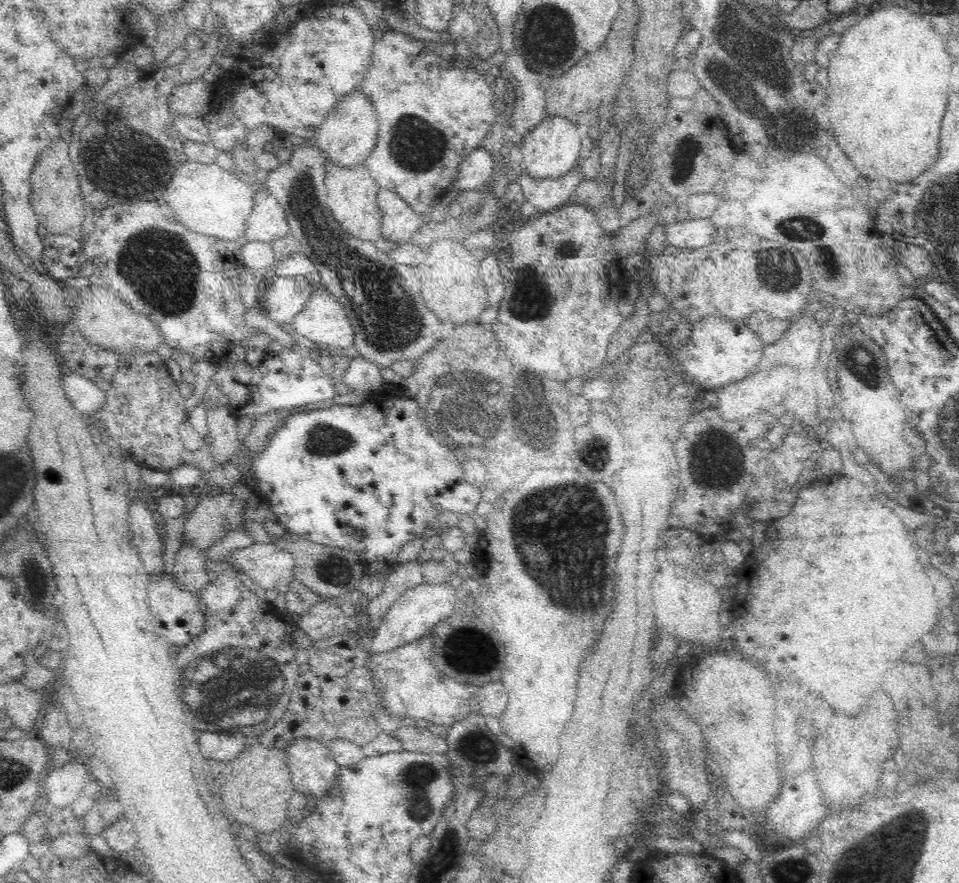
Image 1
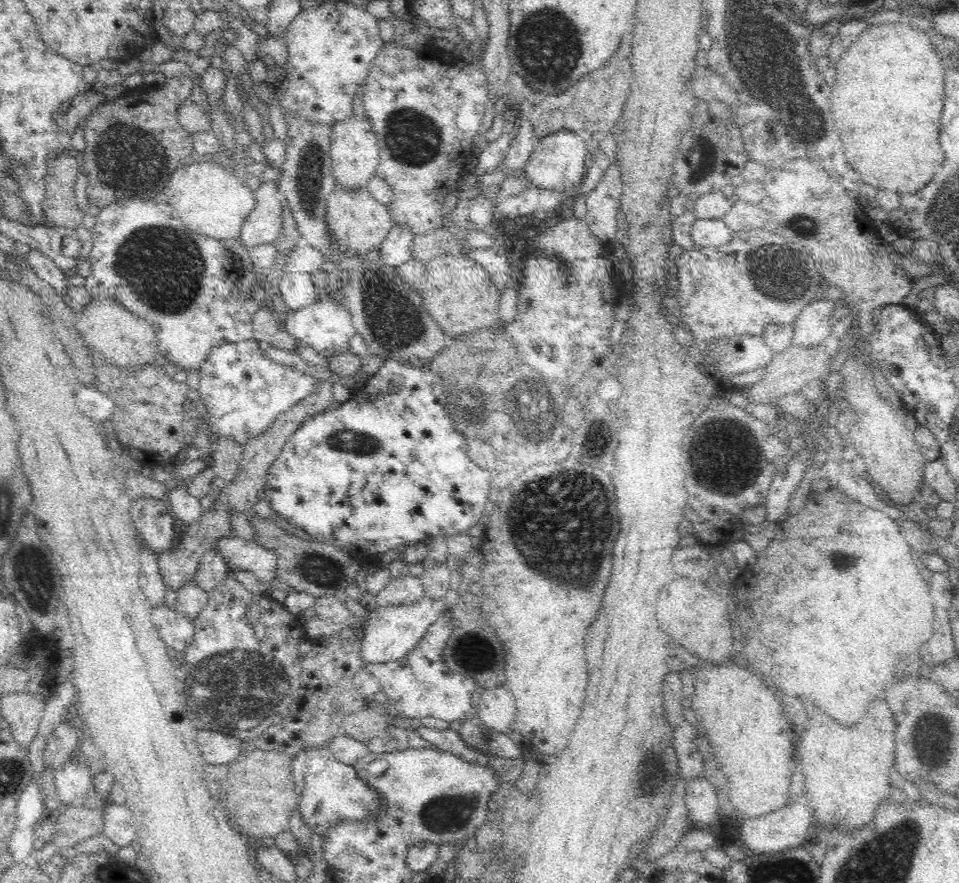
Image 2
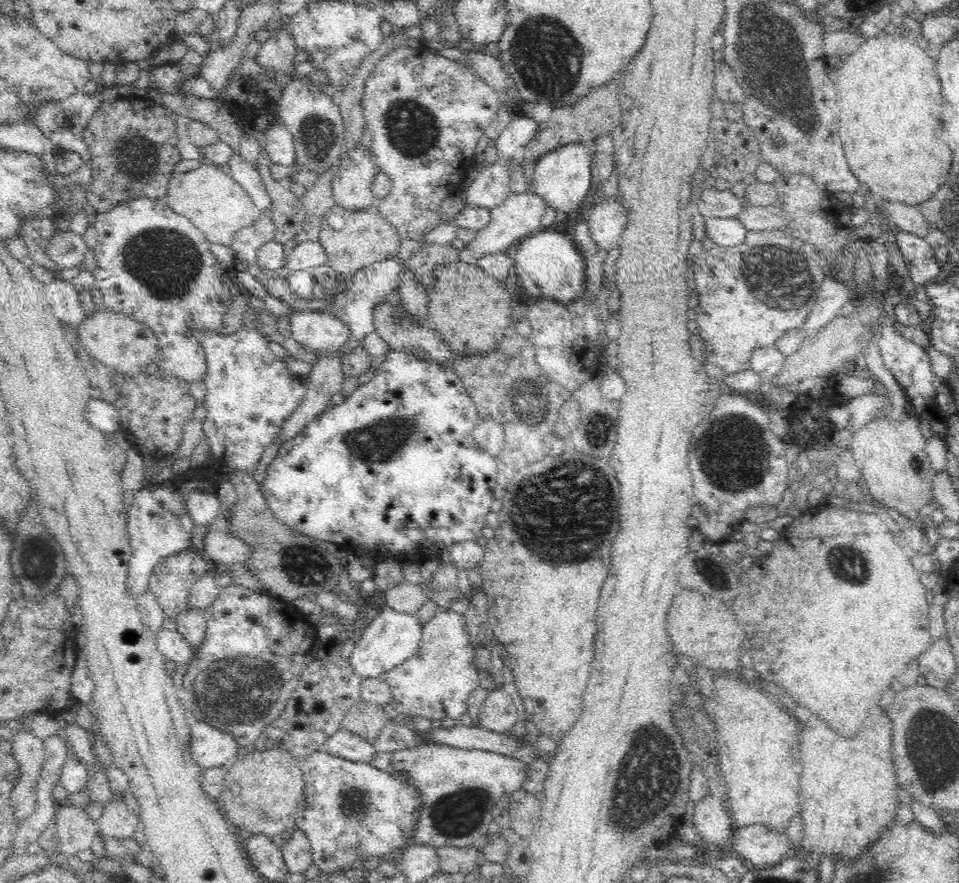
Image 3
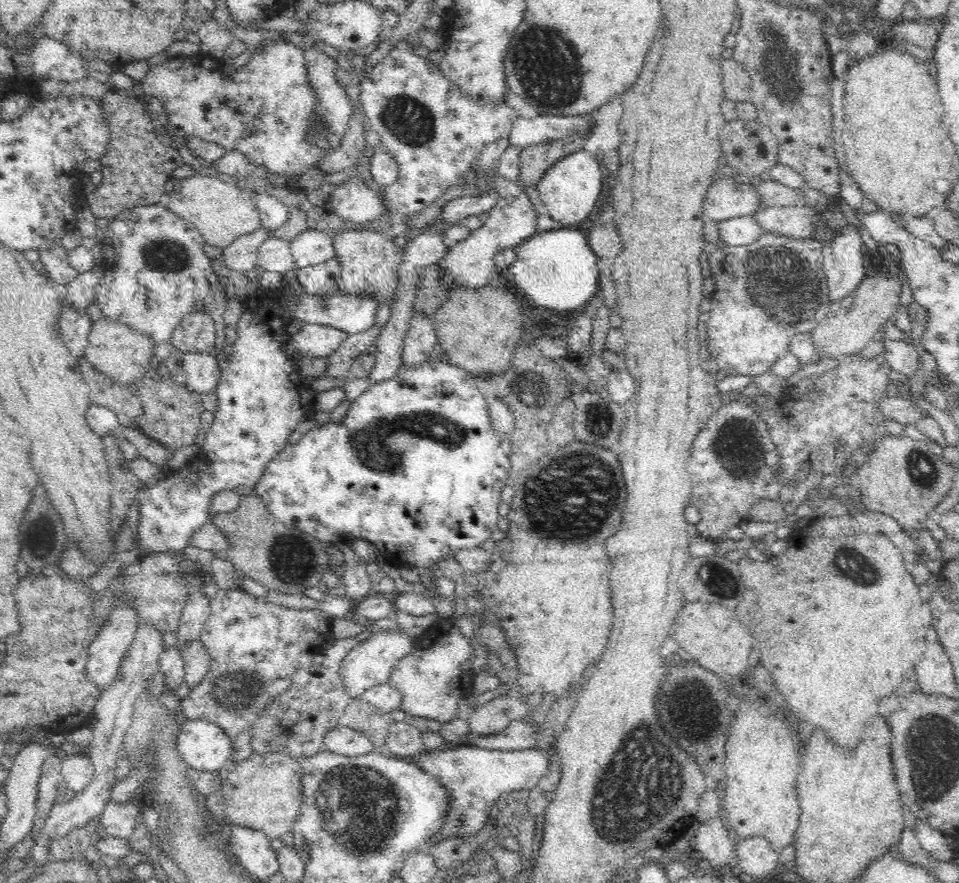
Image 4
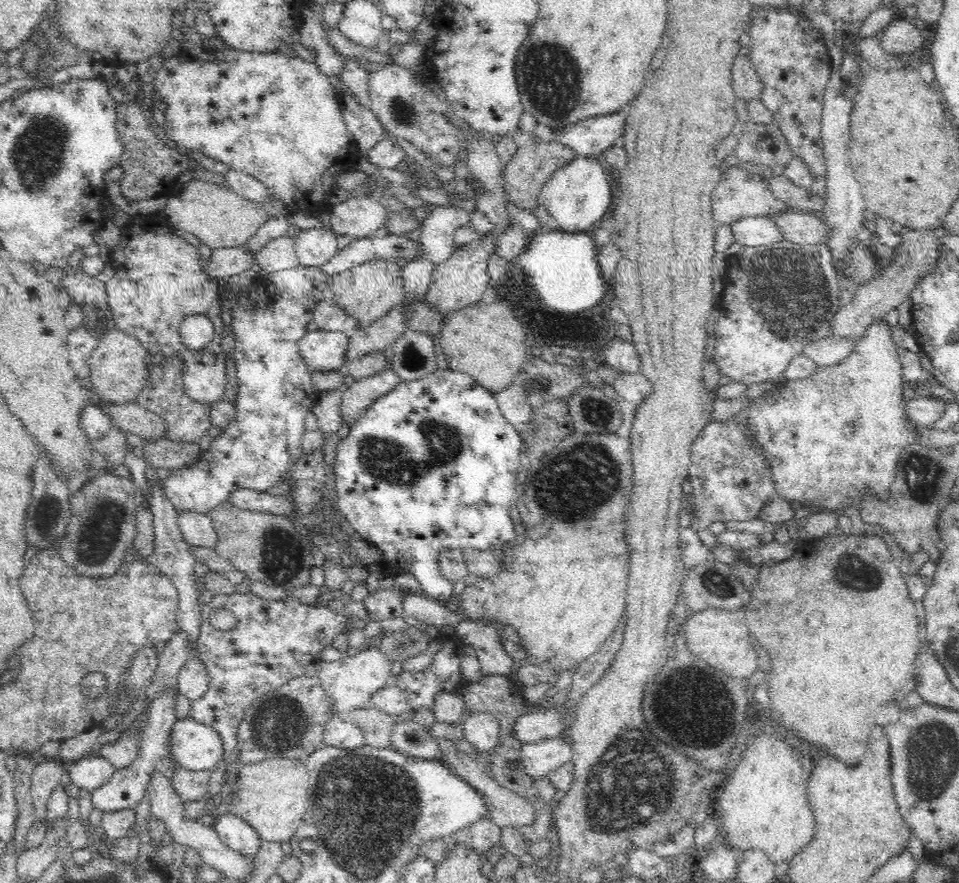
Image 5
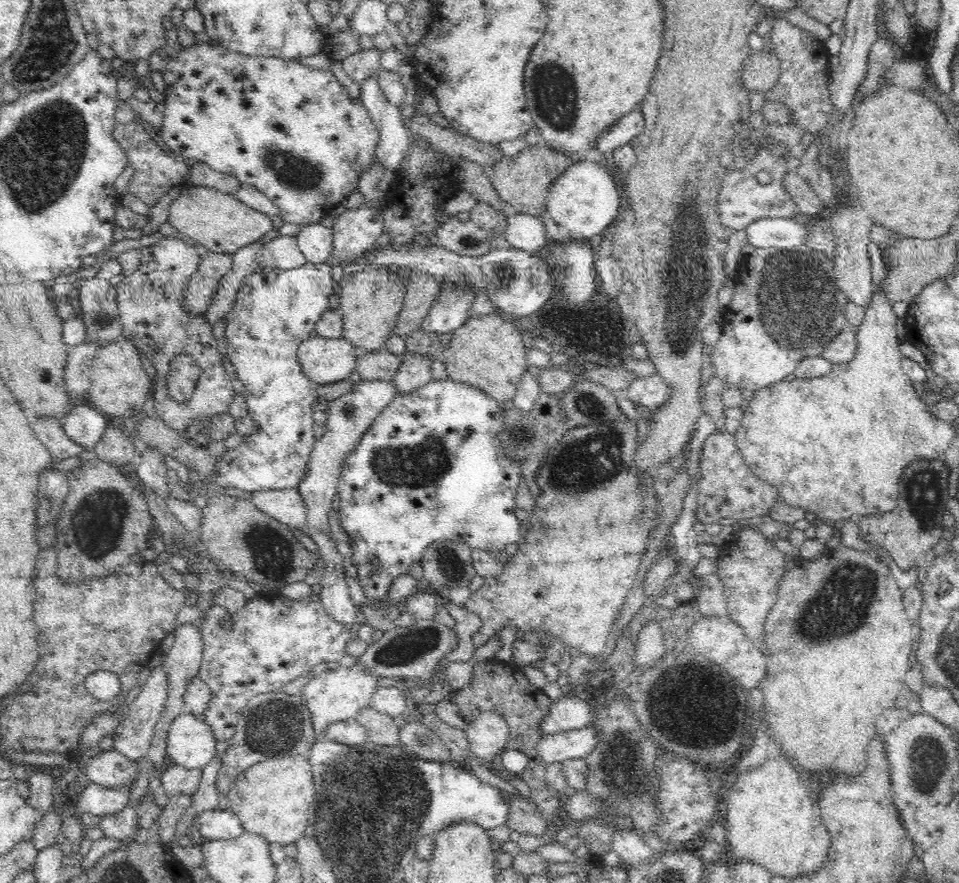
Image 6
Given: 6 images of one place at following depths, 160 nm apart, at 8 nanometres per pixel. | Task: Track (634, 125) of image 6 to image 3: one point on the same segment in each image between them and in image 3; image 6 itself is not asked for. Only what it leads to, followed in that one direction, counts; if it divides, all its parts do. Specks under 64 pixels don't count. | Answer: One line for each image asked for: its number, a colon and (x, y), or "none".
3: (511, 140)
4: (525, 132)
5: (590, 137)

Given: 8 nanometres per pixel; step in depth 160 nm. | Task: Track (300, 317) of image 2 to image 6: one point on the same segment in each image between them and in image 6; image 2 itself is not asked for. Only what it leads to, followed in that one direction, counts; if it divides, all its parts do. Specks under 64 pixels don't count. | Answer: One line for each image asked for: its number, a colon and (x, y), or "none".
3: (319, 333)
4: (317, 341)
5: (324, 351)
6: (324, 360)

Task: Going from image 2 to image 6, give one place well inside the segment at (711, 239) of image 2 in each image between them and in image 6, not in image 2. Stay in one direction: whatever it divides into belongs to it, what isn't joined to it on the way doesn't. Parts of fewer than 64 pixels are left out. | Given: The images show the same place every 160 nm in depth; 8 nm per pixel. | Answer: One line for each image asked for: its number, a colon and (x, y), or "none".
3: (729, 232)
4: (736, 232)
5: (751, 231)
6: (783, 233)

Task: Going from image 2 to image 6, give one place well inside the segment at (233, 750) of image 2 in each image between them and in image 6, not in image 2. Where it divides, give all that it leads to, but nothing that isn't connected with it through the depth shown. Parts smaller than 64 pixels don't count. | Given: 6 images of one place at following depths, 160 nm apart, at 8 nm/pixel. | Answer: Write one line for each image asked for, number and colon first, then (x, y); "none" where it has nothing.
3: (210, 747)
4: (203, 745)
5: (194, 746)
6: (190, 742)

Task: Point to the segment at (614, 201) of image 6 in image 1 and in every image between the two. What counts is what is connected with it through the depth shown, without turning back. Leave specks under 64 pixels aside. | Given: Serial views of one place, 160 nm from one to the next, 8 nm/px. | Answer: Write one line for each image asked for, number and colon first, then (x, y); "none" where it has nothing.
1: (550, 150)
2: (557, 162)
3: (562, 177)
4: (568, 190)
5: (577, 194)

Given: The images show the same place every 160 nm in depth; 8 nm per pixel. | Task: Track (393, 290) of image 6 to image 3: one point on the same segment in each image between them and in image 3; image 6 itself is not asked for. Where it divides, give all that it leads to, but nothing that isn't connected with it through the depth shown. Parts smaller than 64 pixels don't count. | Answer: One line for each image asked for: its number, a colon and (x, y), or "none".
3: (366, 237)
4: (369, 259)
5: (367, 291)

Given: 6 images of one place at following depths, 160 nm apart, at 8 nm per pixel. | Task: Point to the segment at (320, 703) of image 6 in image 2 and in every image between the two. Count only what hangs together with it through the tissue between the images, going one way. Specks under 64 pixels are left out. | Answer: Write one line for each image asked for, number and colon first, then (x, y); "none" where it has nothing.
2: (390, 632)
3: (392, 637)
4: (370, 664)
5: (350, 682)

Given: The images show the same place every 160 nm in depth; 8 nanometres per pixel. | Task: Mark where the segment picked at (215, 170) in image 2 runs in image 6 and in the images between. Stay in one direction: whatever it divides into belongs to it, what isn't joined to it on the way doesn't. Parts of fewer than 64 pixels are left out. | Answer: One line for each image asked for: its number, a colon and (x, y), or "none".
3: (215, 202)
4: (221, 211)
5: (214, 213)
6: (221, 223)

